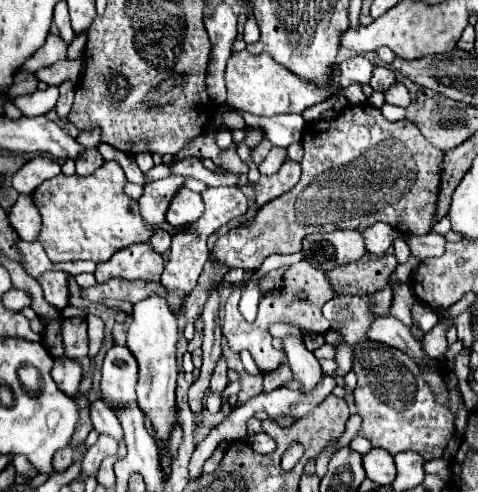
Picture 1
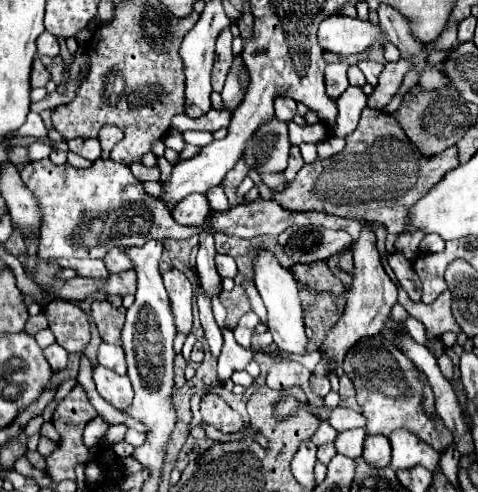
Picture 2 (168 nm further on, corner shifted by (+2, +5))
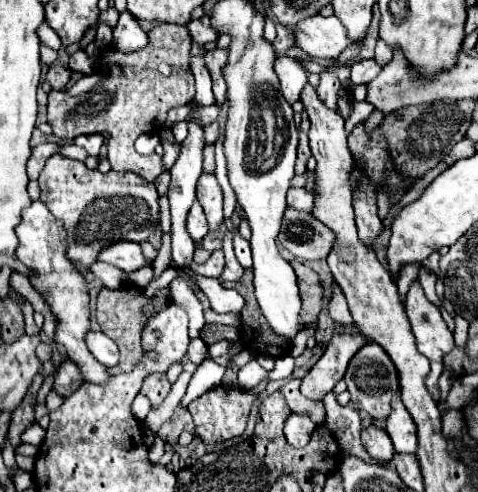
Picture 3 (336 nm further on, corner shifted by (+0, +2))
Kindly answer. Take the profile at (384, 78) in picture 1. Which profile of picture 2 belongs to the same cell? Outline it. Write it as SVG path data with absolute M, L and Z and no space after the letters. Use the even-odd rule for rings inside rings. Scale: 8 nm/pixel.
M365 60L365 62L359 62L357 66L359 66L359 68L361 68L361 72L365 74L367 82L369 82L371 86L377 86L377 78L379 78L379 74L383 72L383 64L379 64L379 62L369 62L369 60Z

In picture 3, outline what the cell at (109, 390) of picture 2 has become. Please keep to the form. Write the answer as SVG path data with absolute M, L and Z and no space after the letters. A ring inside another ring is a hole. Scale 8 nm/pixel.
M33 201L31 207L23 211L23 221L15 231L21 241L17 247L17 259L31 271L31 285L39 291L51 313L57 317L55 343L61 343L67 349L69 359L79 365L85 381L105 383L109 379L107 367L93 359L85 345L85 335L89 331L89 289L79 267L67 259L67 233L63 223L55 219L41 201Z

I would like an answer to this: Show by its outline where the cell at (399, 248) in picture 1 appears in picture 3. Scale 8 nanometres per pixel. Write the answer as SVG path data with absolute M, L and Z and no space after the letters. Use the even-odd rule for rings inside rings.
M413 281L413 283L411 283L411 289L409 289L407 301L405 301L405 313L407 313L407 319L409 319L409 323L411 323L411 331L413 331L413 335L415 335L417 349L419 349L419 351L429 359L429 363L431 363L431 371L429 371L429 375L427 375L427 379L425 379L425 385L427 385L429 393L433 395L433 399L439 401L439 399L441 399L441 391L439 391L437 381L439 381L439 377L441 377L441 373L443 373L443 355L447 355L447 353L453 349L453 345L455 345L455 343L453 343L453 333L451 333L449 327L445 325L439 307L435 307L433 303L427 301L427 297L425 297L419 281Z

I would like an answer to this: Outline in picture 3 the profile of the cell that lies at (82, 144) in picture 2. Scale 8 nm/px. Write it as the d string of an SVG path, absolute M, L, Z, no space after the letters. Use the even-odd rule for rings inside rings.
M79 135L73 143L87 149L87 153L95 157L95 155L99 155L99 149L105 143L105 139L103 139L103 135Z

